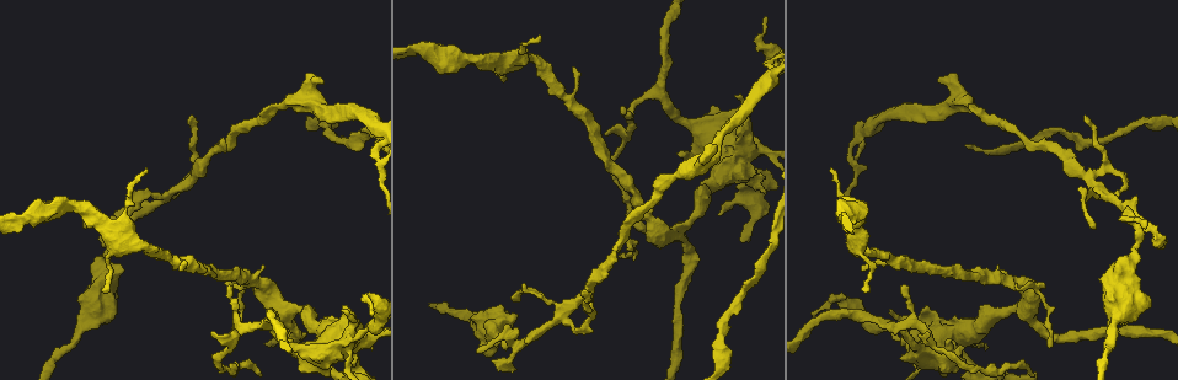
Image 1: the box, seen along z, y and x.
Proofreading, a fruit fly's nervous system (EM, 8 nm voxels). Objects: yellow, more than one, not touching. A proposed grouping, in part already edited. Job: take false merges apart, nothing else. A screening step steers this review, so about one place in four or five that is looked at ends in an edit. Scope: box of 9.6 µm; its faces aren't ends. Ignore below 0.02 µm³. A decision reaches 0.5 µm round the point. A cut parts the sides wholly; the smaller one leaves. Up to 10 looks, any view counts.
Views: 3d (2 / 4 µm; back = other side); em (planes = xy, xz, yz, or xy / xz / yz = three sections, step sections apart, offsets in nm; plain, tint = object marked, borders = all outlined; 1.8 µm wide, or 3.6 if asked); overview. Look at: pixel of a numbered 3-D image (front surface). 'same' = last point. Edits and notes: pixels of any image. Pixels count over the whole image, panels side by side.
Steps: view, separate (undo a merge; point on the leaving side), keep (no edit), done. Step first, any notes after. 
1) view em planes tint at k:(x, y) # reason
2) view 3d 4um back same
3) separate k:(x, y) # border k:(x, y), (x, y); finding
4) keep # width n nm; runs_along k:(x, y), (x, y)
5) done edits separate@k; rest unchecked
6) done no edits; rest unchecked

view em xy step 8 tint at 1:(417, 47) # sudden change in width

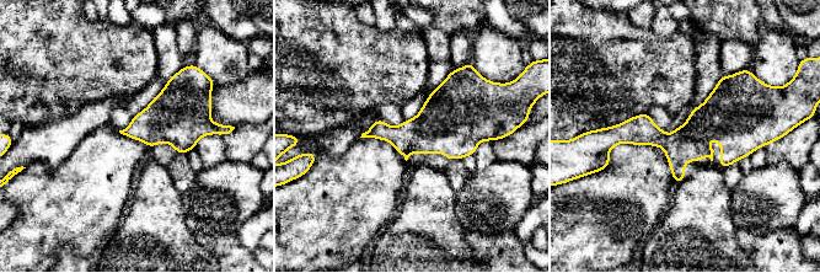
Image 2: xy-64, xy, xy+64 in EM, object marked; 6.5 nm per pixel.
keep # runs_along 2:(760, 124), (615, 140); continuous, no second neuron

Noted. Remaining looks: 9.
view em 3.6um planes tint at 1:(764, 150) # thick turns thin

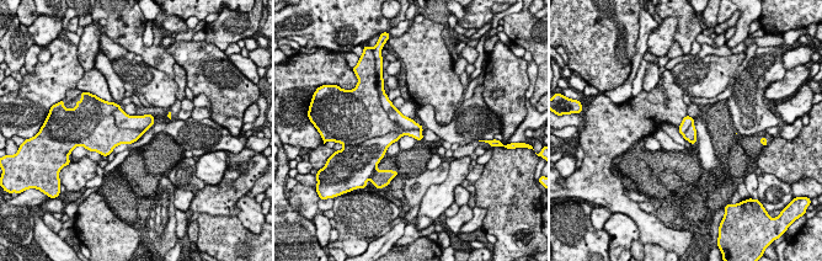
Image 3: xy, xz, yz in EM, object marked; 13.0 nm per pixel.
separate 3:(379, 123) # width 200 nm; two neurons meet here

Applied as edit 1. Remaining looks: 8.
view 3d 2um back at 1:(1091, 178) # side arm on a straight run

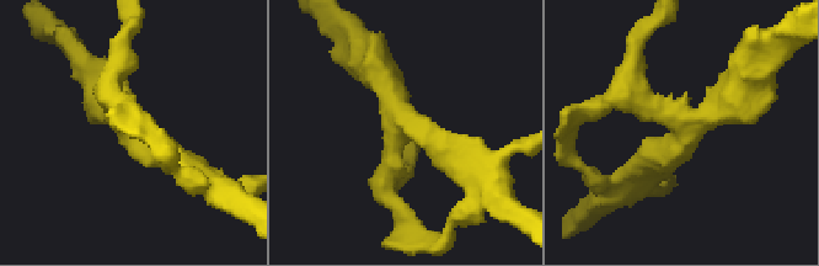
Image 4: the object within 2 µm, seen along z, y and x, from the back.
view em 3.6um planes tint at 4:(406, 123)

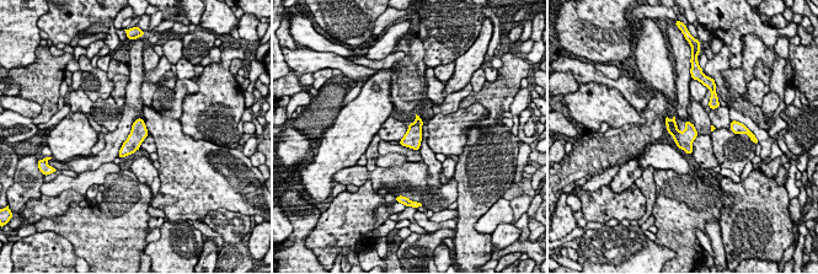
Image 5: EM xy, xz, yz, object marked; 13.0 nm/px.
keep # continuous, no second neuron

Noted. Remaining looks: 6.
view 3d 4um at 1:(99, 288) # thick turns thin

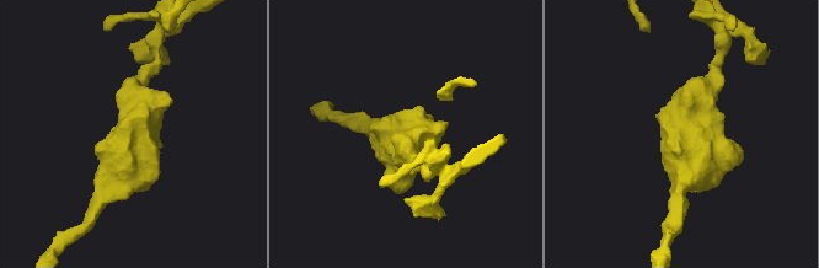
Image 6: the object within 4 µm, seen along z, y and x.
view em 3.6um xy step 8 tint at 6:(140, 129)

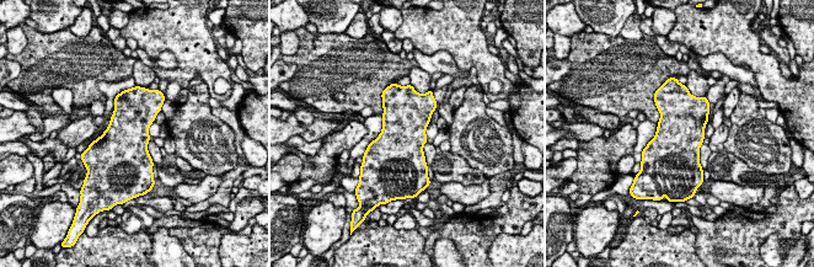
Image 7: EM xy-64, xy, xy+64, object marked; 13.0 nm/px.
view em 3.6um planes tint same # cut it another way

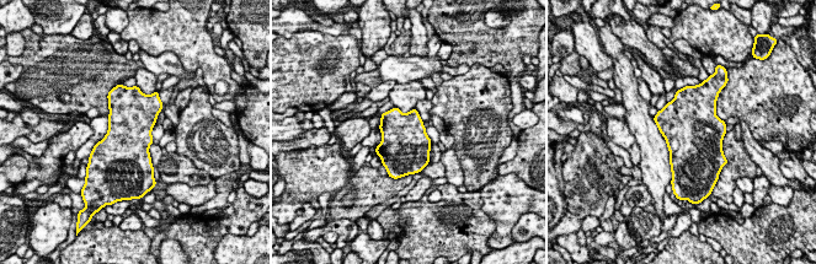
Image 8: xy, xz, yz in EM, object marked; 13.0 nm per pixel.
keep # width 600 nm; continuous, no second neuron

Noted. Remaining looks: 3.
done edits separate@3; rest unchecked

